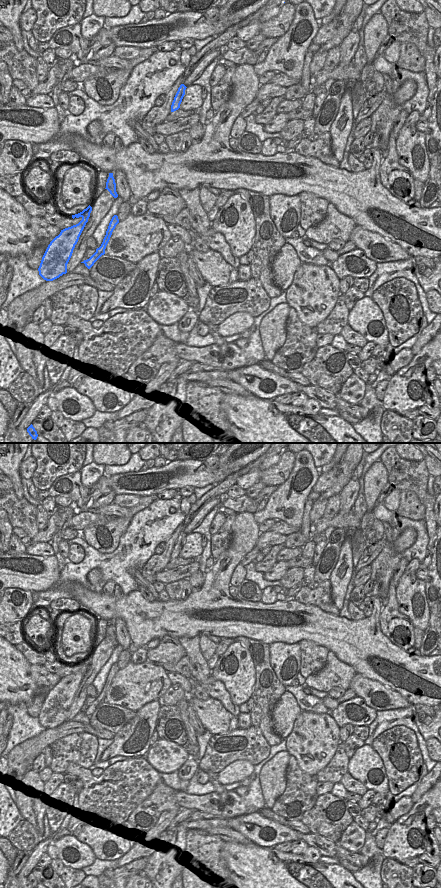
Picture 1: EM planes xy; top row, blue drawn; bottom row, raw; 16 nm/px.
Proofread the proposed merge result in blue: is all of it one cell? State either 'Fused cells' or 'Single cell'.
Fused cells.

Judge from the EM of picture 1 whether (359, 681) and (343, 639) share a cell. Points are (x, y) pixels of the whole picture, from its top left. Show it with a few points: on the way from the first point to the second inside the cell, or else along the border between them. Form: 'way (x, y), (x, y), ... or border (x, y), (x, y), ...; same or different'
border (356, 672), (378, 681); different

